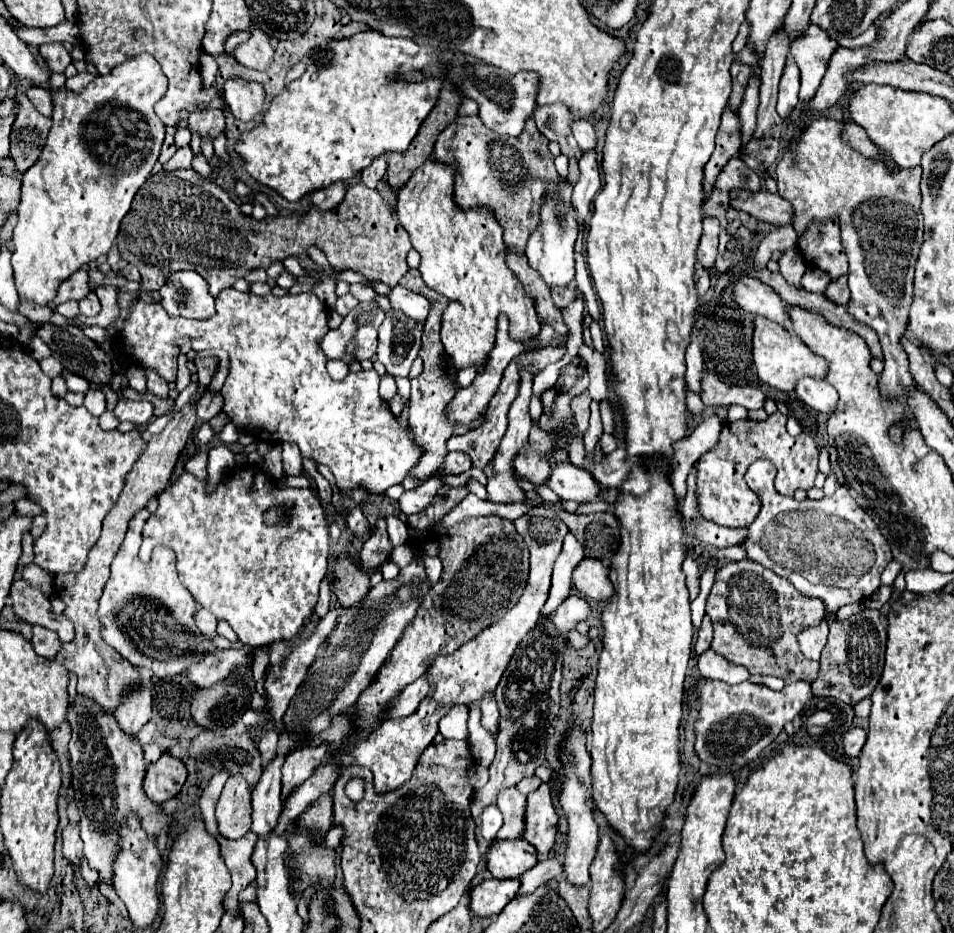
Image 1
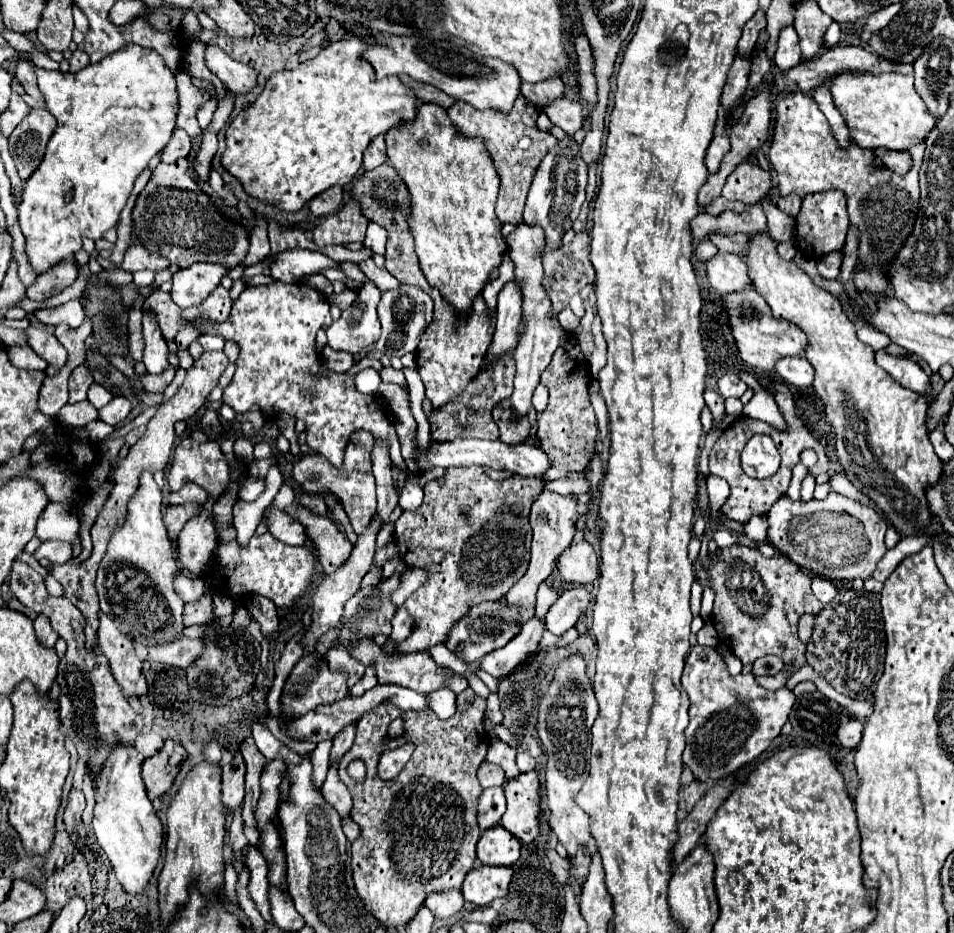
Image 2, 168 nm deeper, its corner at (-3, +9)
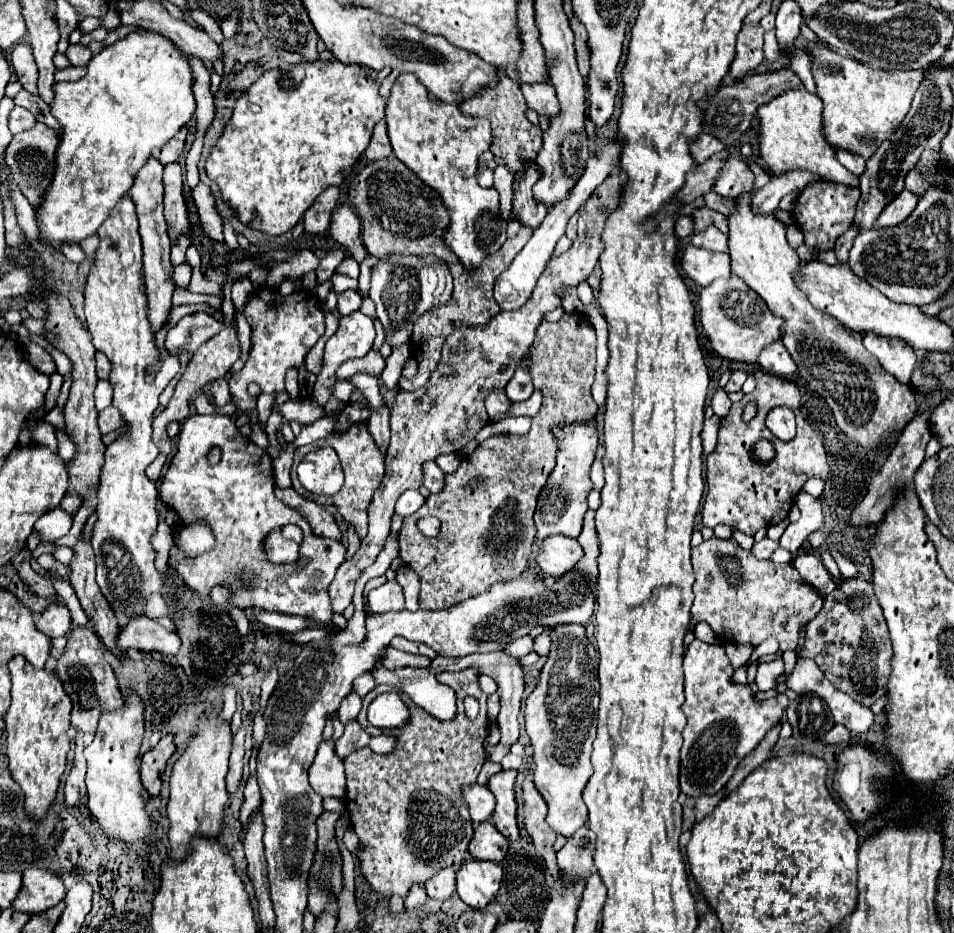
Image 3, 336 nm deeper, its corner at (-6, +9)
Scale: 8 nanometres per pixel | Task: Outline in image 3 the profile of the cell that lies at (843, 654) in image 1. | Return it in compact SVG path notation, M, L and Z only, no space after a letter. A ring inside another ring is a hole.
M862 575L844 579L830 595L826 595L822 611L806 625L806 645L800 657L816 661L836 689L856 697L862 705L870 707L886 695L892 671L892 647L882 607L878 605L870 581Z

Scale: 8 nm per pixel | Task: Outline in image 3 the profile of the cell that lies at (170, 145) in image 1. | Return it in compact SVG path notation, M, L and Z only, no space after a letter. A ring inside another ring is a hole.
M150 157L146 165L136 173L134 185L130 189L132 201L136 203L136 213L140 221L140 237L142 237L142 249L144 249L144 283L146 283L146 295L148 295L148 319L154 331L160 331L164 325L168 311L172 307L172 293L174 293L174 281L172 281L172 263L170 263L170 239L168 239L168 227L164 221L164 185L162 185L162 171L164 165Z

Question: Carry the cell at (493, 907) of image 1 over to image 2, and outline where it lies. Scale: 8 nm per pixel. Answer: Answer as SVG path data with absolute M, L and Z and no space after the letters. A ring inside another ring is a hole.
M481 865L467 873L461 891L465 895L465 901L475 903L477 907L485 907L509 893L511 877L513 877L511 867Z

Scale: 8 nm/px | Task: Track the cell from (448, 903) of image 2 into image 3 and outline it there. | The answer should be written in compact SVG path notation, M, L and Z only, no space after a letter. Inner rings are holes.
M446 867L440 873L436 873L434 877L430 877L424 883L424 889L428 893L428 897L434 897L438 901L448 899L454 893L454 869Z

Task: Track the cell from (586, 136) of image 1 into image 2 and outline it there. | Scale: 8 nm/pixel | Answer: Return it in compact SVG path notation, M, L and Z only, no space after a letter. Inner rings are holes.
M563 97L563 99L553 101L553 105L545 107L543 111L567 135L573 135L575 131L579 131L583 127L583 109L581 109L581 103L575 103L575 101L569 101L569 99Z

